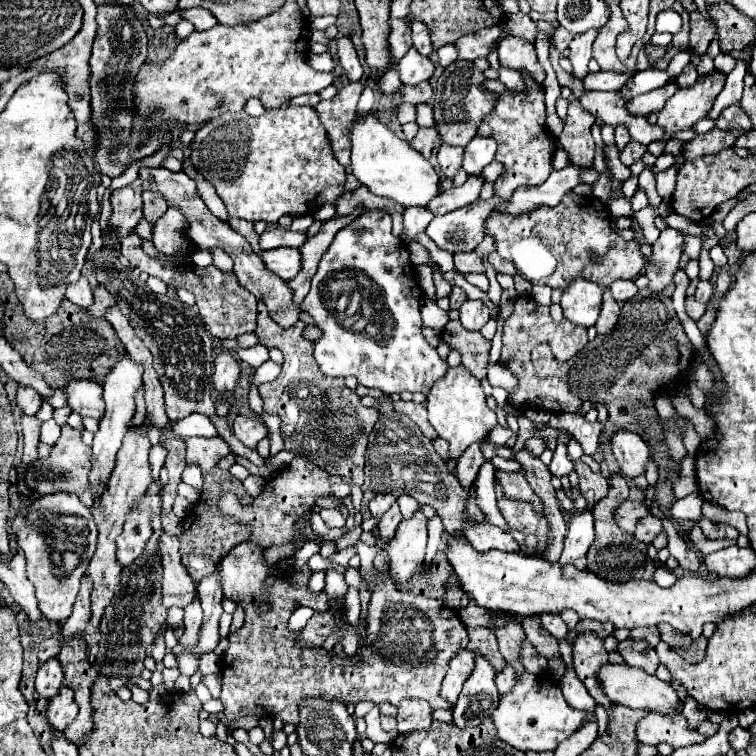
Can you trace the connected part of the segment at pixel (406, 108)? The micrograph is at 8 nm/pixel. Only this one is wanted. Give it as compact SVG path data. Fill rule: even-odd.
M401 104L401 108L399 108L399 112L397 112L397 120L401 122L401 124L407 124L407 122L413 122L415 120L415 106L413 104Z

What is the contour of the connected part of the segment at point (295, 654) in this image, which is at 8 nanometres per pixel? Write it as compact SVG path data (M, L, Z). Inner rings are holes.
M243 542L223 556L217 566L224 596L230 600L241 597L241 606L245 608L245 624L229 634L229 648L219 660L223 678L221 702L229 722L243 716L257 716L281 718L283 724L297 726L299 704L315 696L339 700L345 706L355 706L363 700L397 706L403 698L421 698L427 700L431 708L451 708L451 704L439 696L441 680L447 674L449 660L469 644L467 630L455 610L449 610L439 600L405 594L397 590L387 576L379 574L377 588L369 602L363 662L353 664L347 658L329 656L325 650L309 650L295 644L295 634L287 632L287 620L295 602L311 606L315 612L325 612L325 592L291 586L289 574L293 570L283 566L267 568L261 564L261 554L263 550L257 544ZM267 576L275 576L271 590L263 588ZM259 604L269 604L269 612L259 612Z

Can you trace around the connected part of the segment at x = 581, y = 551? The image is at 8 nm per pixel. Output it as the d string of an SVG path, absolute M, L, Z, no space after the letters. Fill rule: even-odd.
M589 510L575 512L569 520L569 530L565 536L565 546L559 564L573 564L577 558L585 556L593 544L593 516Z

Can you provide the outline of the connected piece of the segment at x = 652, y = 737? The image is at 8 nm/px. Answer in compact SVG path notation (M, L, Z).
M649 712L639 720L637 738L639 742L651 744L651 746L665 742L665 744L671 744L673 748L681 748L681 746L689 746L705 740L697 730L691 730L687 726L687 720L683 714L679 714L677 718L669 718L655 712Z

